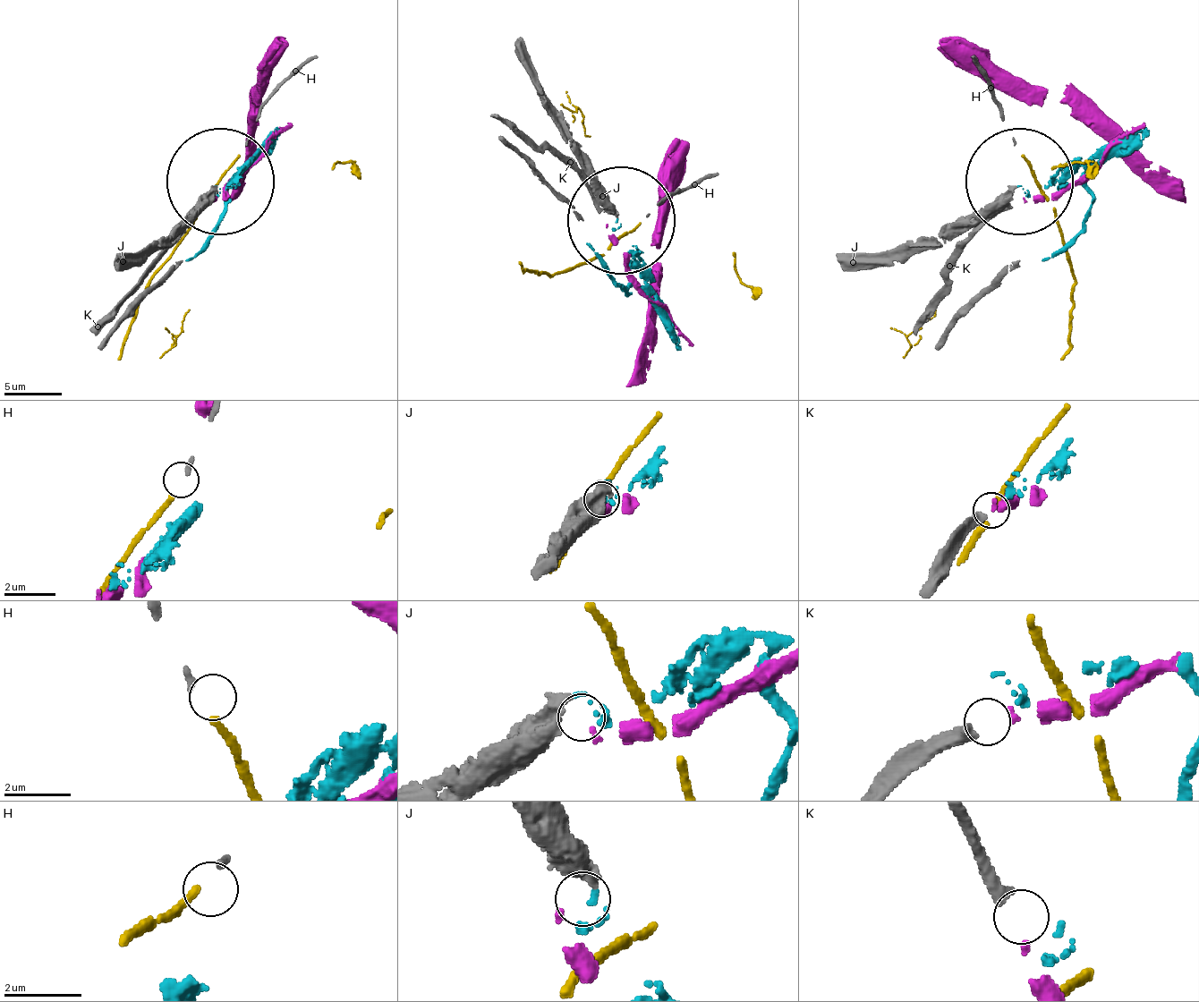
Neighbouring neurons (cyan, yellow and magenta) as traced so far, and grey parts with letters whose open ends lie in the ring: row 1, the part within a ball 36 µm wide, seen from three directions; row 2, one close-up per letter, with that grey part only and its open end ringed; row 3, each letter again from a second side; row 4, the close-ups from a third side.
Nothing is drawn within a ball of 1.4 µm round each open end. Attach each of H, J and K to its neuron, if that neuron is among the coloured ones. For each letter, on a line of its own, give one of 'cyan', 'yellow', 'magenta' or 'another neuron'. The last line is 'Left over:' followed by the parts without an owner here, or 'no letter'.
H: yellow
J: cyan
K: magenta
Left over: no letter

